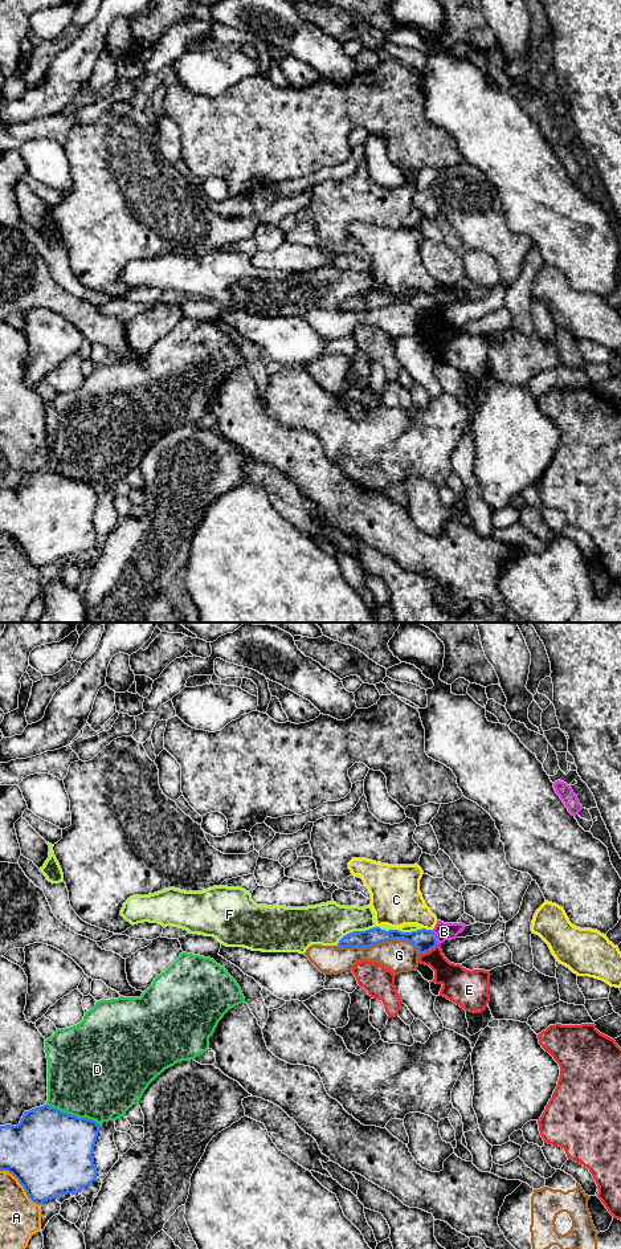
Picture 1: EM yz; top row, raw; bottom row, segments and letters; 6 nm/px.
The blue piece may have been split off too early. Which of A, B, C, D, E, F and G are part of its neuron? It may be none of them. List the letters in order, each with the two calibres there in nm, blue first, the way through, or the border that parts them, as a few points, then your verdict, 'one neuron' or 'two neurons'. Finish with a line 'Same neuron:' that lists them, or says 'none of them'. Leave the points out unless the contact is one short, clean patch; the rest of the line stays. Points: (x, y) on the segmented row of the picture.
A: 500/240 nm | two neurons
B: 130/110 nm | along yz (432, 930), (438, 942) | two neurons
C: 130/280 nm | two neurons
D: 500/500 nm | two neurons
E: 130/180 nm | along yz (438, 943), (420, 954) | two neurons
F: 100/190 nm | two neurons
G: 110/200 nm | two neurons
Same neuron: none of them

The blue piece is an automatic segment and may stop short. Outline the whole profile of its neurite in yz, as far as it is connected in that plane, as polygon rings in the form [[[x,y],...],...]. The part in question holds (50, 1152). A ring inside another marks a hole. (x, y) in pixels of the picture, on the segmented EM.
[[[48,1105],[25,1111],[17,1126],[0,1126],[0,1171],[12,1174],[38,1205],[60,1195],[77,1195],[97,1179],[93,1152],[99,1127]]]

